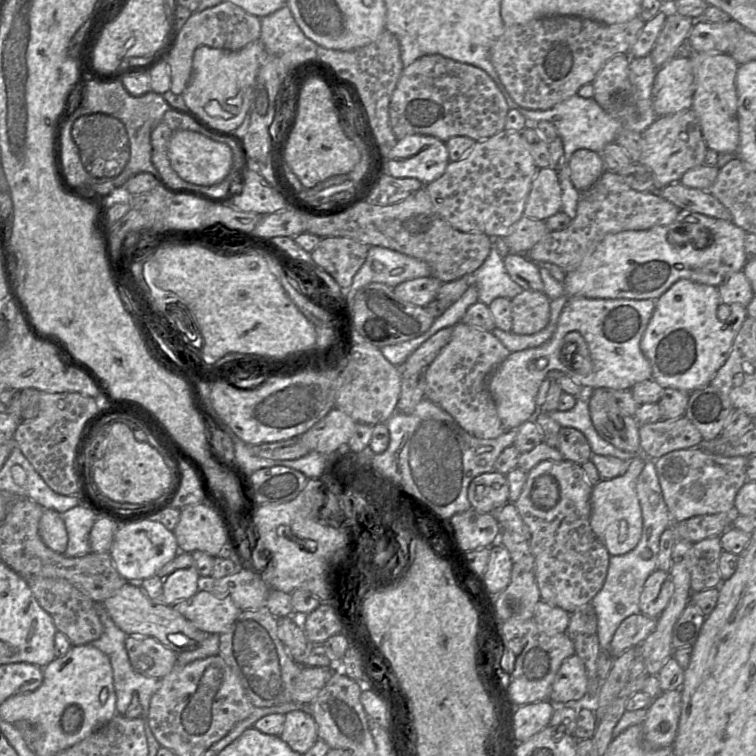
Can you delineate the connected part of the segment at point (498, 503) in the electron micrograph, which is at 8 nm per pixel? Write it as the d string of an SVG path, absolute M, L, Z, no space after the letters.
M492 471L475 477L468 486L467 497L471 507L478 512L498 511L509 502L506 475Z

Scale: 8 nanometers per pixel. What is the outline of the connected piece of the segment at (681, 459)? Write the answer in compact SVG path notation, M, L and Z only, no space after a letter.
M698 446L669 452L654 461L664 501L677 524L705 514L734 513L737 492L748 481L749 457L724 457L705 453Z

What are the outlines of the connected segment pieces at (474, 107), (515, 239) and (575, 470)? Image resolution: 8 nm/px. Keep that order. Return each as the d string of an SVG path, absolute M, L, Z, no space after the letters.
M432 54L424 55L404 67L390 99L389 120L398 140L407 135L422 134L444 142L455 136L467 136L474 141L481 141L505 129L508 111L506 99L485 71L471 64Z
M526 216L517 221L507 236L505 241L513 253L527 253L537 244L549 229L543 220L531 219Z
M544 460L538 463L534 468L527 472L527 480L523 486L519 498L515 501L515 506L530 531L529 547L534 558L534 575L539 589L541 600L550 605L559 607L568 613L572 613L582 606L591 602L594 596L601 590L609 564L609 553L603 544L596 538L590 527L591 516L591 493L592 486L586 479L585 473L580 464L571 461L551 461Z

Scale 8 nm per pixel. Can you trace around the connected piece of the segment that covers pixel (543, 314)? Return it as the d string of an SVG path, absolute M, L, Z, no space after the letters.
M523 290L511 299L511 331L519 335L532 335L543 330L550 320L550 302L543 291Z

